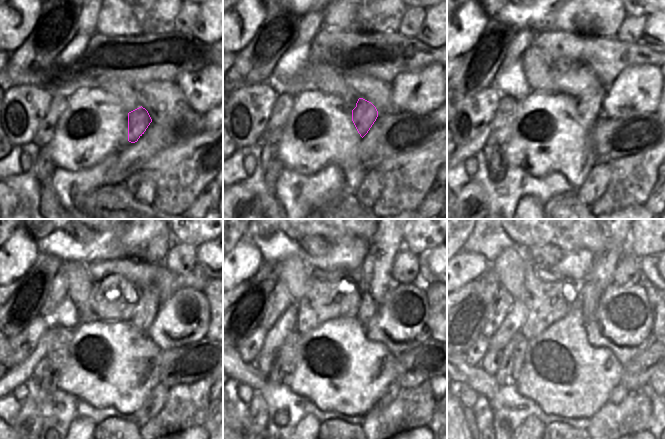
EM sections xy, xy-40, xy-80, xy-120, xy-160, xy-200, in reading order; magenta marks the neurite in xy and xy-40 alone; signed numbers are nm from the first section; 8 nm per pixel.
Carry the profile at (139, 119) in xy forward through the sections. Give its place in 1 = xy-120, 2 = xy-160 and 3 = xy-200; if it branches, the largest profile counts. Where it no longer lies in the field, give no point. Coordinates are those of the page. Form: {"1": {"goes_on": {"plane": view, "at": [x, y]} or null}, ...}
{"1": {"goes_on": {"plane": "xy-120", "at": [145, 312]}}, "2": {"goes_on": {"plane": "xy-160", "at": [374, 279]}}, "3": {"goes_on": {"plane": "xy-200", "at": [601, 276]}}}

